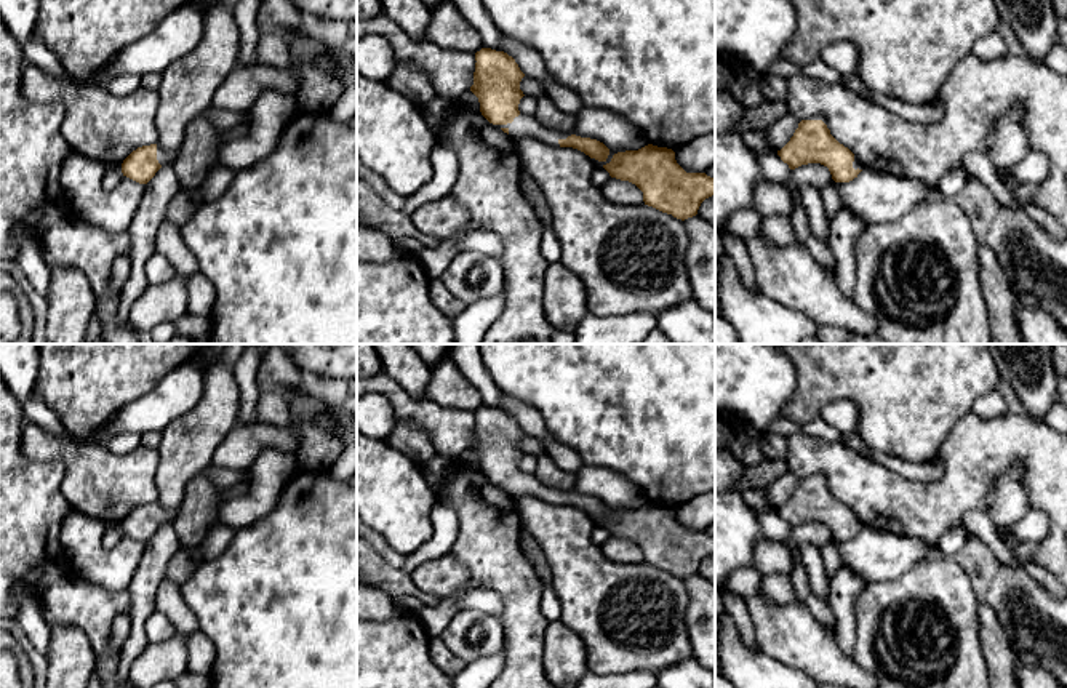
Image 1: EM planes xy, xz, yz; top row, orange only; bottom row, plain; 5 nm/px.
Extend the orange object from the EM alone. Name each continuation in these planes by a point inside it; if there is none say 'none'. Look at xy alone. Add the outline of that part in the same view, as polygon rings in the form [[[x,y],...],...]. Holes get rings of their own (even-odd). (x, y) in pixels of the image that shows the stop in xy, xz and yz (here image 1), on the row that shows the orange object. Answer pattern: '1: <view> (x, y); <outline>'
1: xy (163, 157); [[[155,142],[155,144],[157,144],[157,160],[158,160],[158,163],[160,163],[162,166],[165,166],[165,165],[173,165],[174,160],[176,160],[176,157],[178,157],[178,152],[170,154],[170,152],[166,152],[158,142]]]

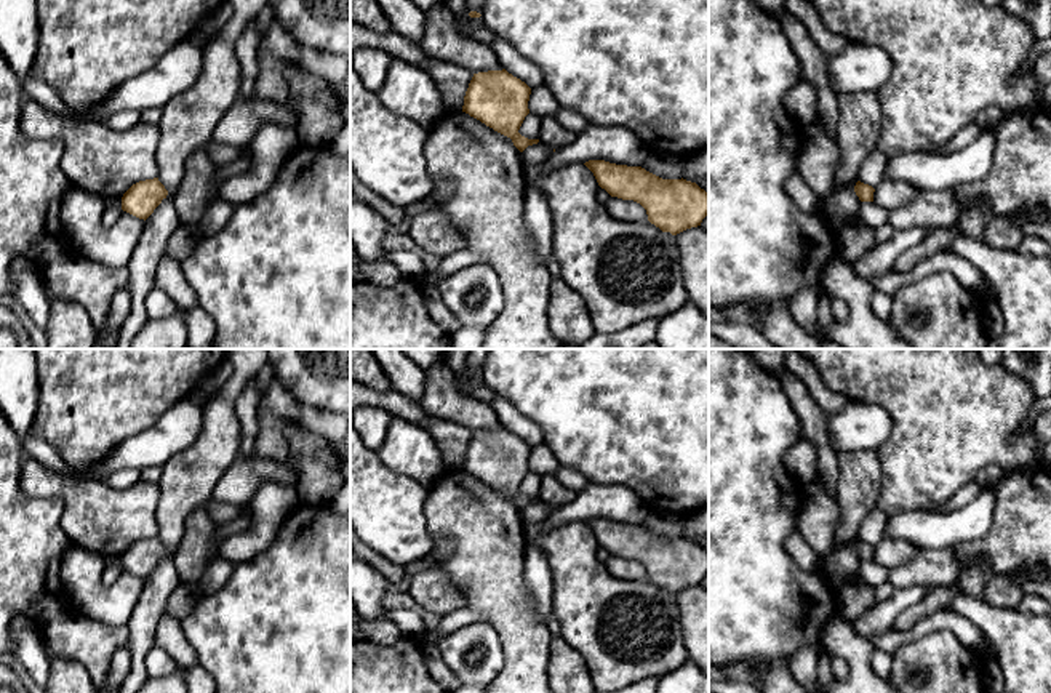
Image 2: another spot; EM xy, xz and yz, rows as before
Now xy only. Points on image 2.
none

